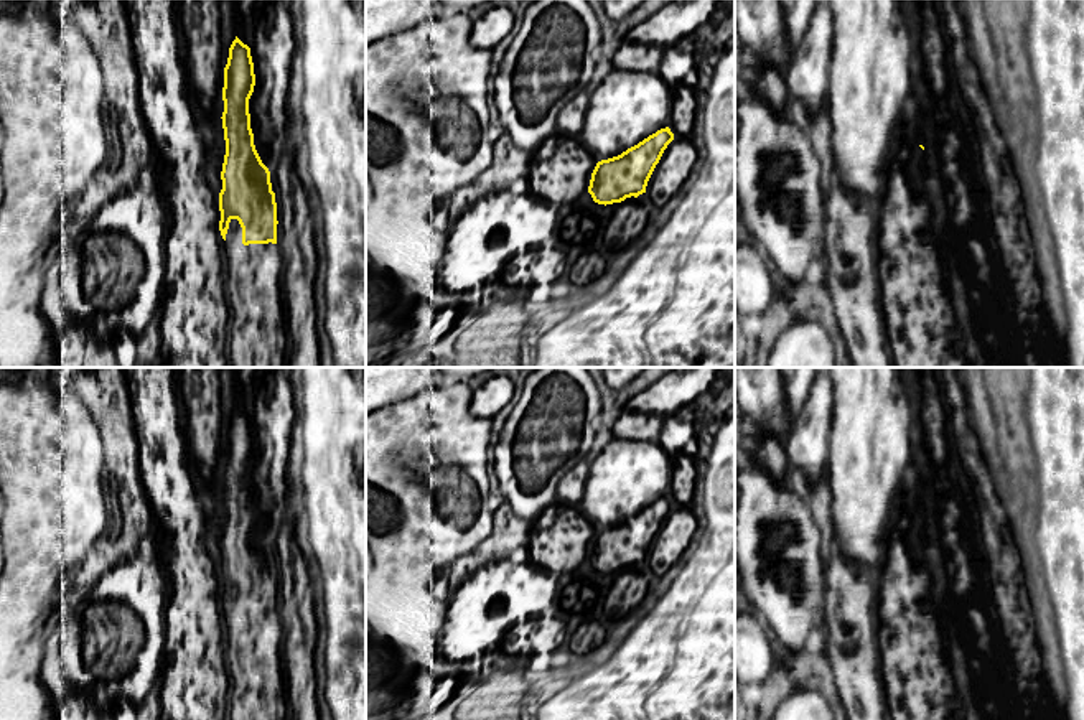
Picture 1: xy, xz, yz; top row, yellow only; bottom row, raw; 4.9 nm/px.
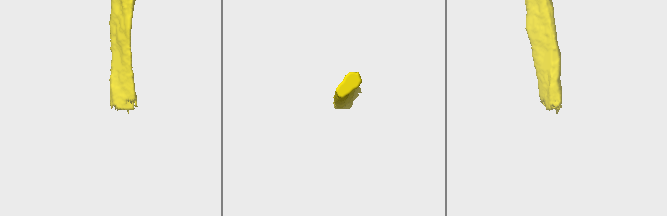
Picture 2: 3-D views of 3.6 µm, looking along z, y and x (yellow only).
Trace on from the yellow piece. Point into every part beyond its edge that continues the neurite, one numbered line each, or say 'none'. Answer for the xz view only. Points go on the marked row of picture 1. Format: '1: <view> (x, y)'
none

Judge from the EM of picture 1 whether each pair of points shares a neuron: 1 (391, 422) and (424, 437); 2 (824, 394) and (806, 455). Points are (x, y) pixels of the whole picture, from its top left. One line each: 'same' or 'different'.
1: same
2: same

